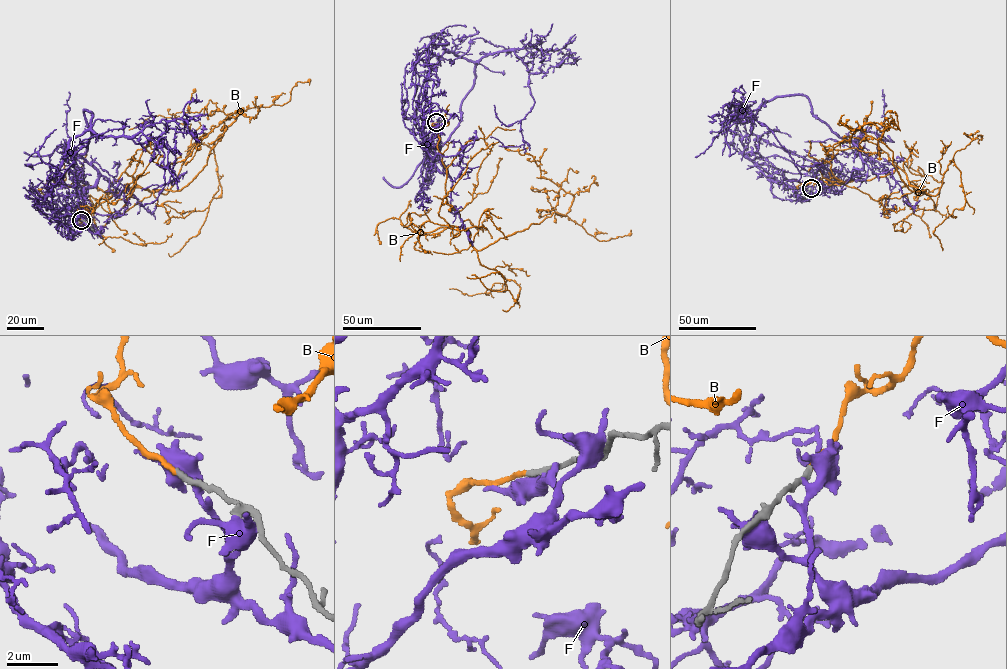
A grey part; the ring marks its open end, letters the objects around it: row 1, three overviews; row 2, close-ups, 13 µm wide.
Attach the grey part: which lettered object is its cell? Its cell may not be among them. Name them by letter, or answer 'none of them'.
B

